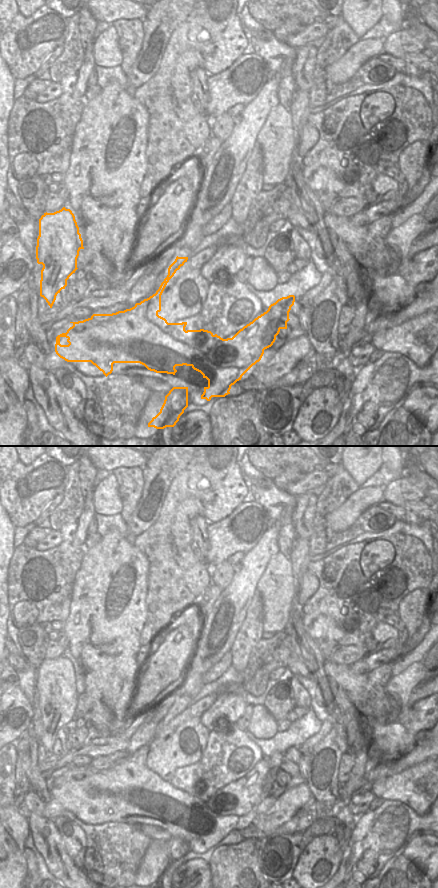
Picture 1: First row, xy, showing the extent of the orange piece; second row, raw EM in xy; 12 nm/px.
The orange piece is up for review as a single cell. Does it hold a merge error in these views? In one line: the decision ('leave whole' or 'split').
split

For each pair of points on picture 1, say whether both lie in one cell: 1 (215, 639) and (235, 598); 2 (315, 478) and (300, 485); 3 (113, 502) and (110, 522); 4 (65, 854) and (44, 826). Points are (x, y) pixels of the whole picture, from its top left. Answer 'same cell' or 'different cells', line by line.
1: same cell
2: same cell
3: different cells
4: same cell

